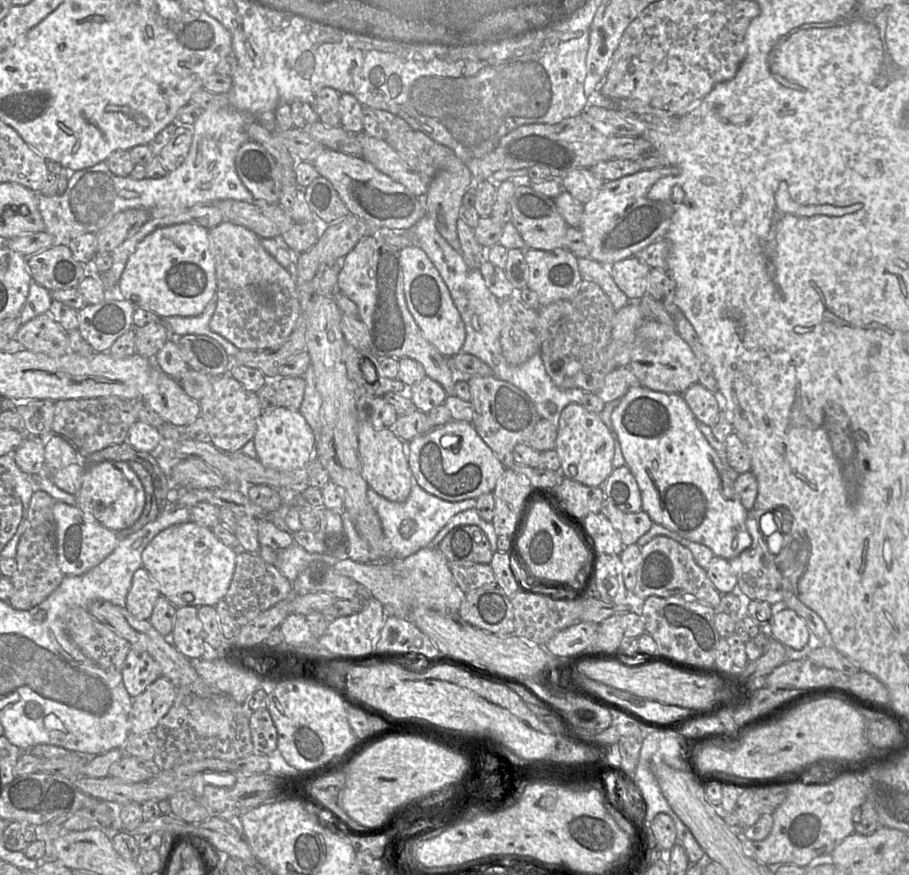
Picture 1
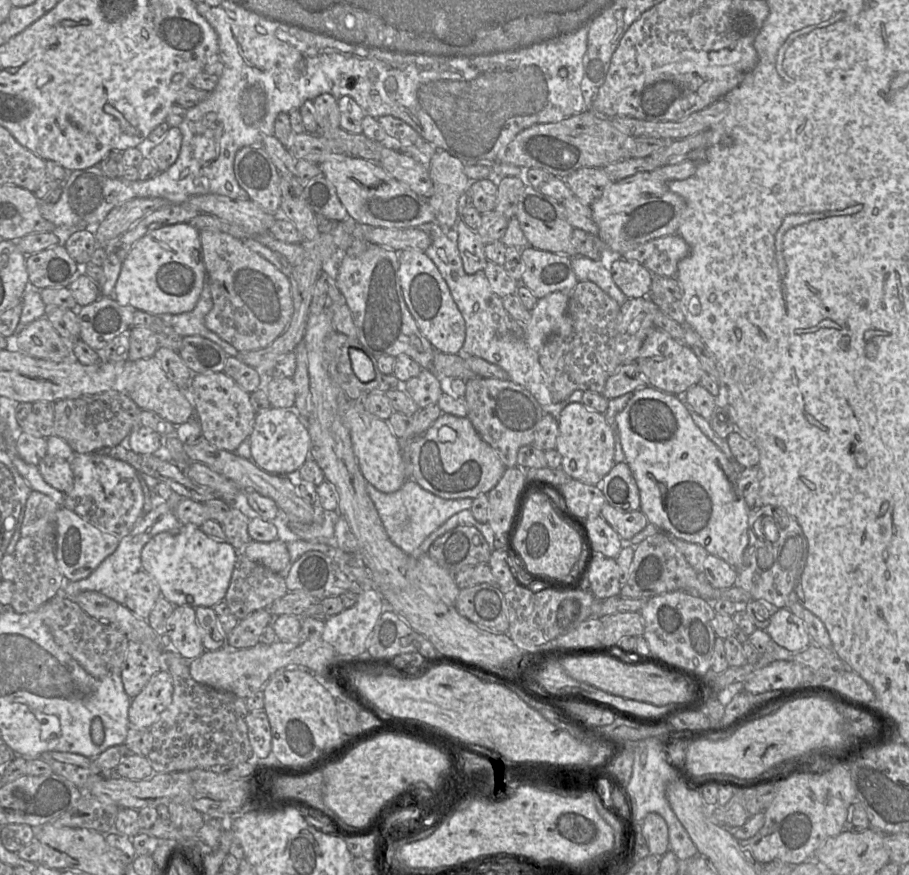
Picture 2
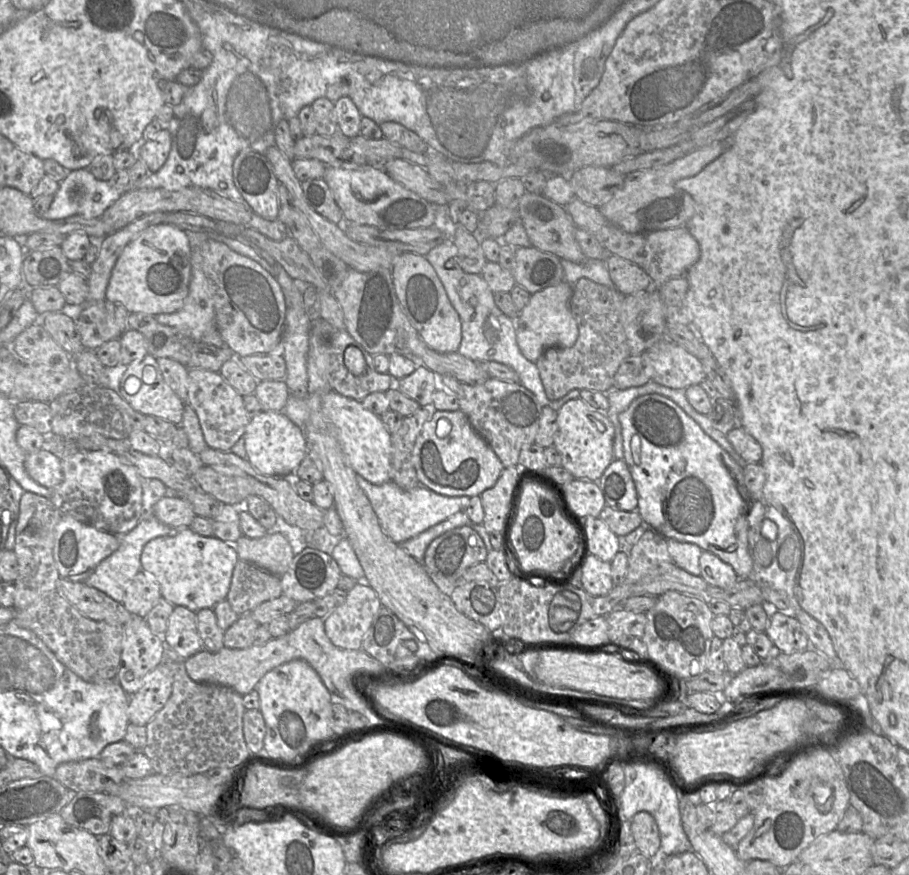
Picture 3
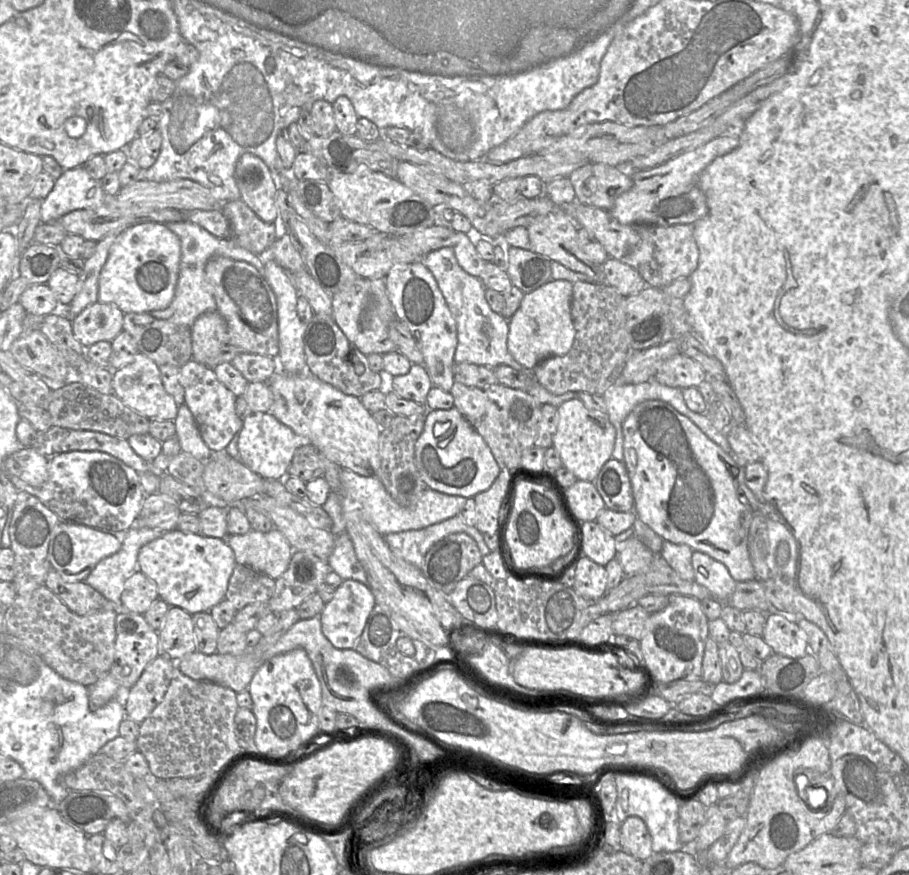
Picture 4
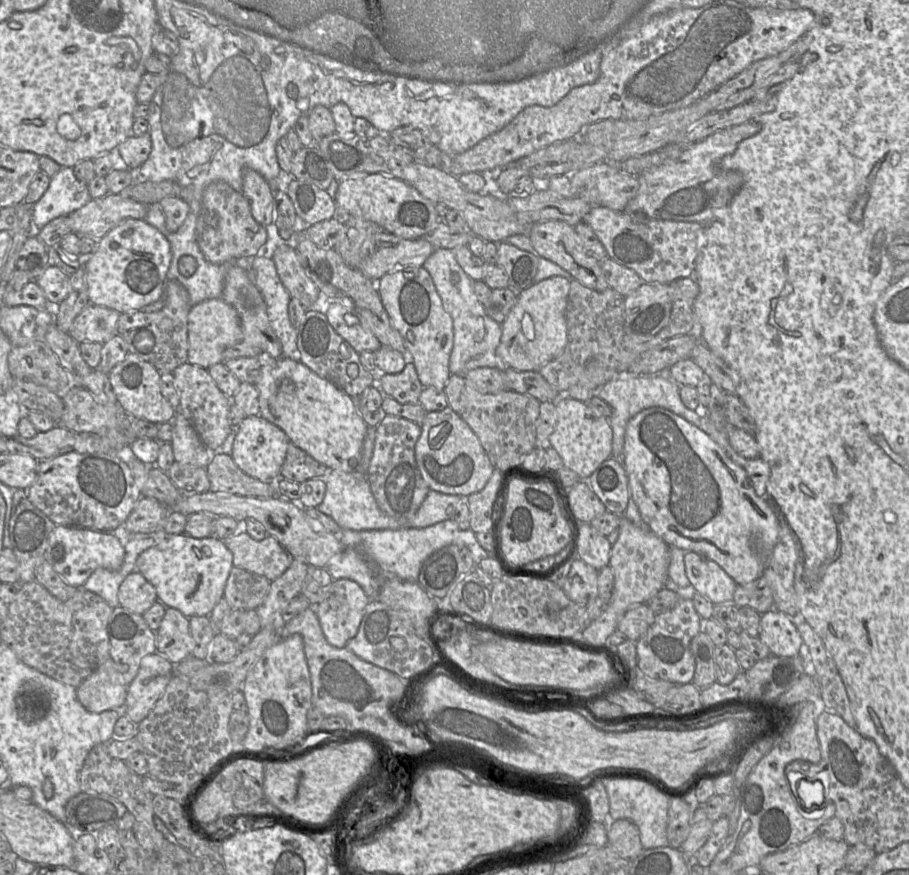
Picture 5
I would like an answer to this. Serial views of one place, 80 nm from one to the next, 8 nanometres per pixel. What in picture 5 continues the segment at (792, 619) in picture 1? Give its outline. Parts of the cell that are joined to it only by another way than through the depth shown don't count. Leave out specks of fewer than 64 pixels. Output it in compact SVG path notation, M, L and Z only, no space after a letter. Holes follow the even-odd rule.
M779 610L761 614L759 638L768 646L771 655L778 657L798 656L804 643L797 626Z

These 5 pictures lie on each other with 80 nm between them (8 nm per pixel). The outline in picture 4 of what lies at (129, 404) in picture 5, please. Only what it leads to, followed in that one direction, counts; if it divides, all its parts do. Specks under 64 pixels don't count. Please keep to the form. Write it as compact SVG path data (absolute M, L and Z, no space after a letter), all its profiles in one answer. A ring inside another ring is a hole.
M138 353L133 362L113 370L113 374L111 370L111 377L113 393L125 406L148 419L173 421L176 418L179 406L165 391L158 365L147 356Z

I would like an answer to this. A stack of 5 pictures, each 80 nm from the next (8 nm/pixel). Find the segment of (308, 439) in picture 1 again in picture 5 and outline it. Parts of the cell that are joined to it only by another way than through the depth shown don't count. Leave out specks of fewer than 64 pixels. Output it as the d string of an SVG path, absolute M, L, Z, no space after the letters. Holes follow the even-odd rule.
M260 415L246 416L239 424L231 457L235 464L247 475L262 482L275 483L280 478L280 470L285 460L289 438L278 426Z

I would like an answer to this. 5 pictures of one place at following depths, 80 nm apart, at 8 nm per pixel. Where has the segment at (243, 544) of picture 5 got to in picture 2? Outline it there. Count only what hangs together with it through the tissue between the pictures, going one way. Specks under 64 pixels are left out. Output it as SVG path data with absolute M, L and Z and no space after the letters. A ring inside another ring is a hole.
M279 539L266 543L251 540L243 554L275 573L284 574L291 564L287 545Z

